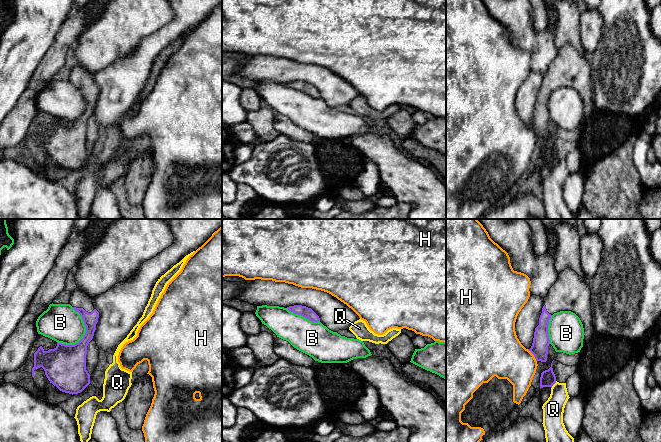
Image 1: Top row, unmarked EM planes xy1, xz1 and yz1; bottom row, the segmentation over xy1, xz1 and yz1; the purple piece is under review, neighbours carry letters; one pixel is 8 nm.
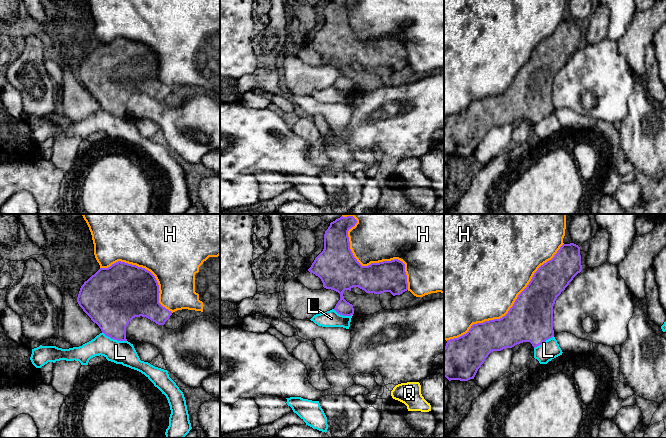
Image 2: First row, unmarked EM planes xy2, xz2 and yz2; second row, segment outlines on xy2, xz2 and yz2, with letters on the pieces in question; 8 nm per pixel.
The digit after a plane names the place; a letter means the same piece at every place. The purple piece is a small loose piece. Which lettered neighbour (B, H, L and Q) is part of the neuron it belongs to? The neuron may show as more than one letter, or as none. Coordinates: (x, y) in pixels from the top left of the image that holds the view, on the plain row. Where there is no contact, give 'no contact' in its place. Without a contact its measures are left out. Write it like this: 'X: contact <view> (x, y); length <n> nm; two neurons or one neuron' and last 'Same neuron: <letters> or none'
B: contact xy1 (85, 110); length 320 nm; two neurons
H: contact yz2 (511, 83); length 1200 nm; two neurons
L: contact xy2 (114, 115); length 220 nm; two neurons
Q: contact yz1 (553, 160); length 80 nm; two neurons
Same neuron: none

